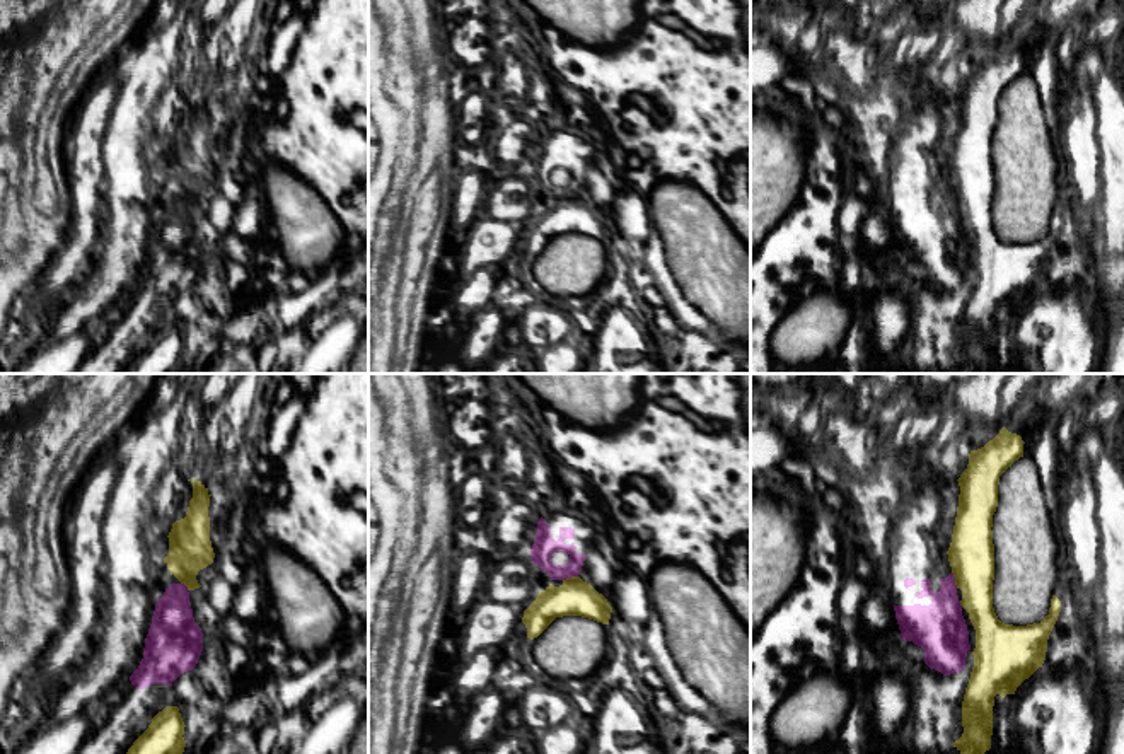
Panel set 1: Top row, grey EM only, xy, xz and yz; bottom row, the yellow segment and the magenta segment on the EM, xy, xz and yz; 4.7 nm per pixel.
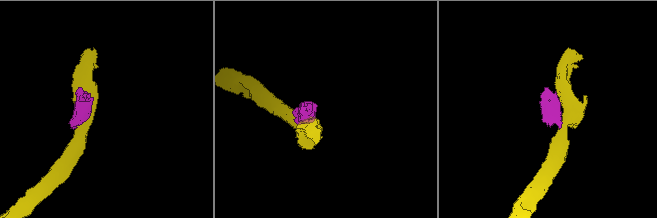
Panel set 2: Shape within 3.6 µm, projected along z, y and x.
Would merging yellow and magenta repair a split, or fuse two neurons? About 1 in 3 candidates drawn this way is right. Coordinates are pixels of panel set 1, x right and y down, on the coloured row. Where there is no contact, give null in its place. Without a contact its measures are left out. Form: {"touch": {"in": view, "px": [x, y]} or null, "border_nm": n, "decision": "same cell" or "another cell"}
{"touch": {"in": "yz", "px": [955, 580]}, "border_nm": 80, "decision": "another cell"}

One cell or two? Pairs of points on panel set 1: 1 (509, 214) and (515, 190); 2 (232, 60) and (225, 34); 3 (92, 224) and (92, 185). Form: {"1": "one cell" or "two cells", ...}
{"1": "one cell", "2": "one cell", "3": "one cell"}

